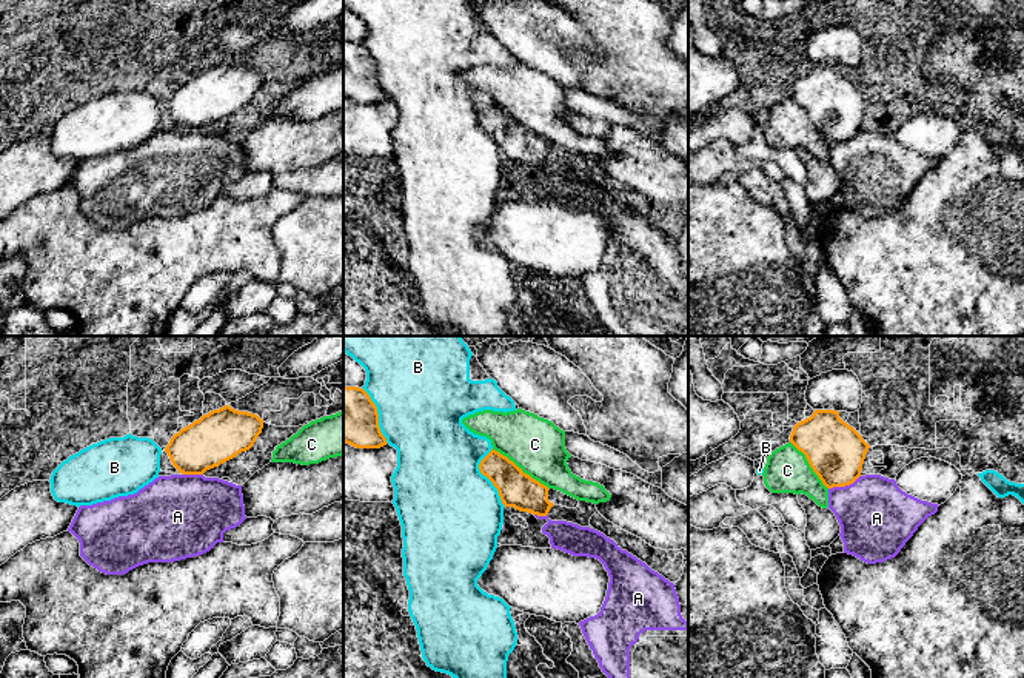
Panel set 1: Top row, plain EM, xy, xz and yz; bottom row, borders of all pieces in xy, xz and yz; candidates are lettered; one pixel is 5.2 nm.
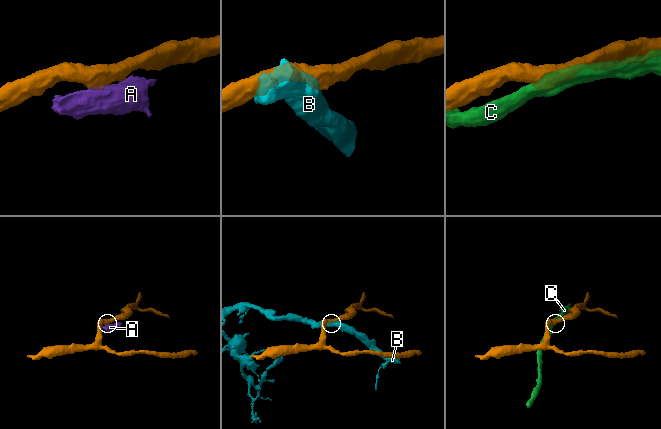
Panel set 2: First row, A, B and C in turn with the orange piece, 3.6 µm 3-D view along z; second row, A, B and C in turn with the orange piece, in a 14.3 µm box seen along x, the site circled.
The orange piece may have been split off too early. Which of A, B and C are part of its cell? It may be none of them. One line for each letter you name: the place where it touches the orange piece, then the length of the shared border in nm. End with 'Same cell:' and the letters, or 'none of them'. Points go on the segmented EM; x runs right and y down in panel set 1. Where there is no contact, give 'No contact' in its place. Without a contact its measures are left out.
Same cell: none of them

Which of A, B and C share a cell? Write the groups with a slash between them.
A / B / C

